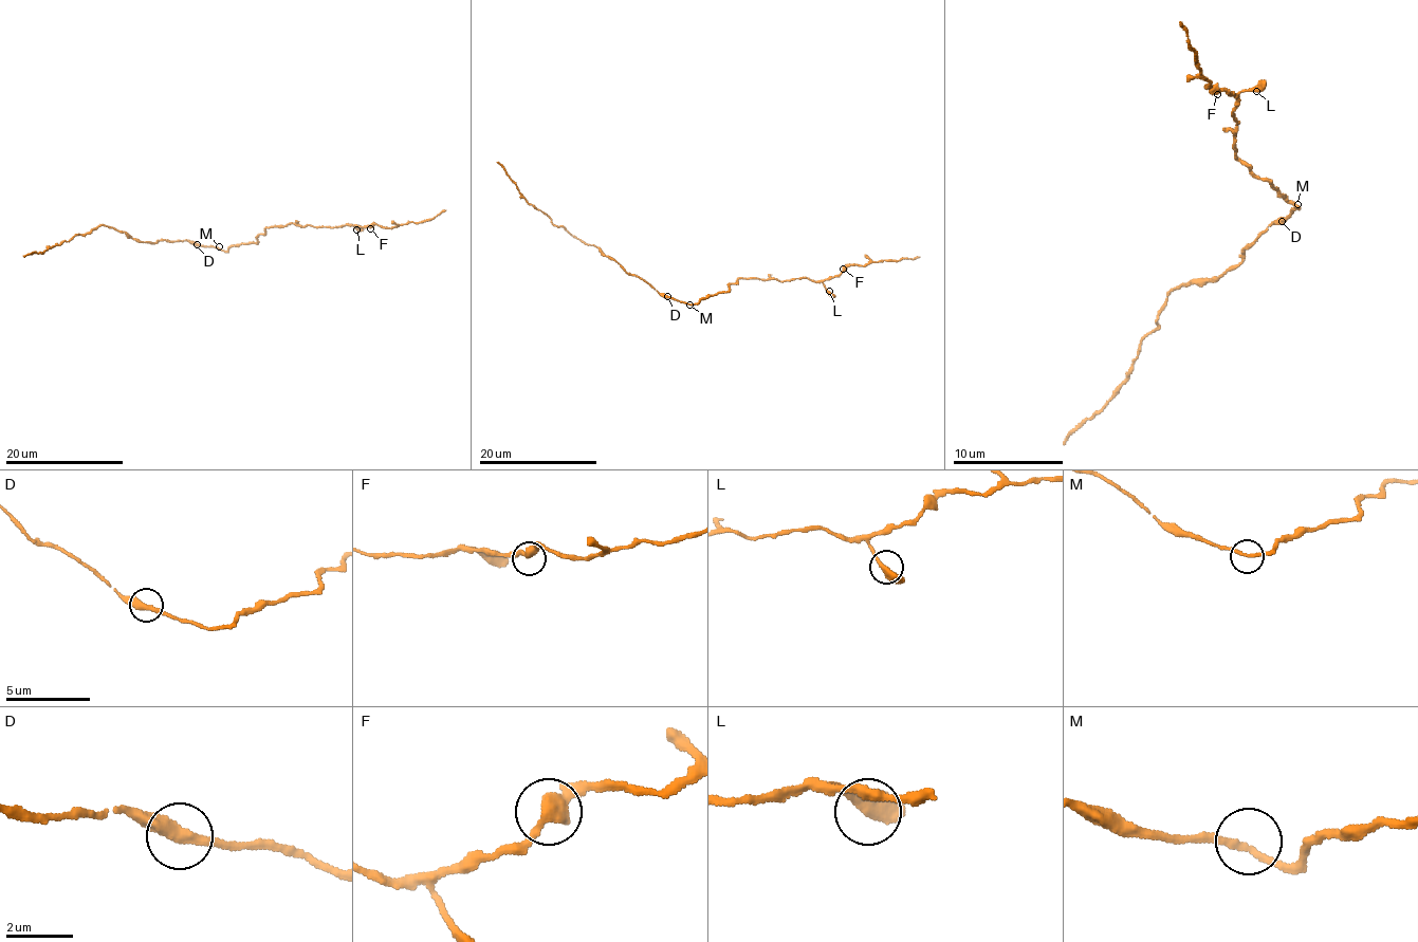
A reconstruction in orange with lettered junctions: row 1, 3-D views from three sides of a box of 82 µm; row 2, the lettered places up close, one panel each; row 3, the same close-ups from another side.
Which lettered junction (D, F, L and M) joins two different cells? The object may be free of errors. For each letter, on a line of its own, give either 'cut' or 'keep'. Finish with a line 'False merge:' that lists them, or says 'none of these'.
D: keep
F: keep
L: keep
M: keep
False merge: none of these

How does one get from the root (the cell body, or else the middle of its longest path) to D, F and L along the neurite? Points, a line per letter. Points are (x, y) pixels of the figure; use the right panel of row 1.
D: (1297, 207), (1283, 222)
F: (1297, 207), (1283, 200), (1272, 183), (1255, 178), (1235, 153), (1234, 91), (1217, 94)
L: (1297, 207), (1283, 200), (1272, 183), (1255, 178), (1235, 153), (1233, 109), (1240, 92), (1256, 91)

